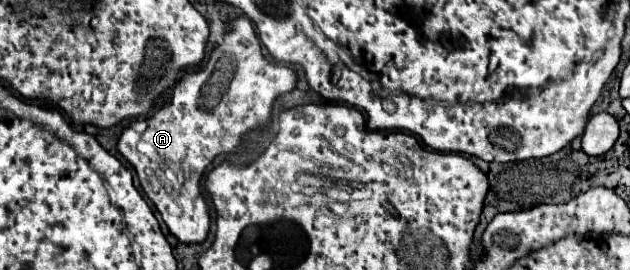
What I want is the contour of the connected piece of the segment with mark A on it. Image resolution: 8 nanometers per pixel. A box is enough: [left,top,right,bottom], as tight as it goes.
[118,17,296,243]

